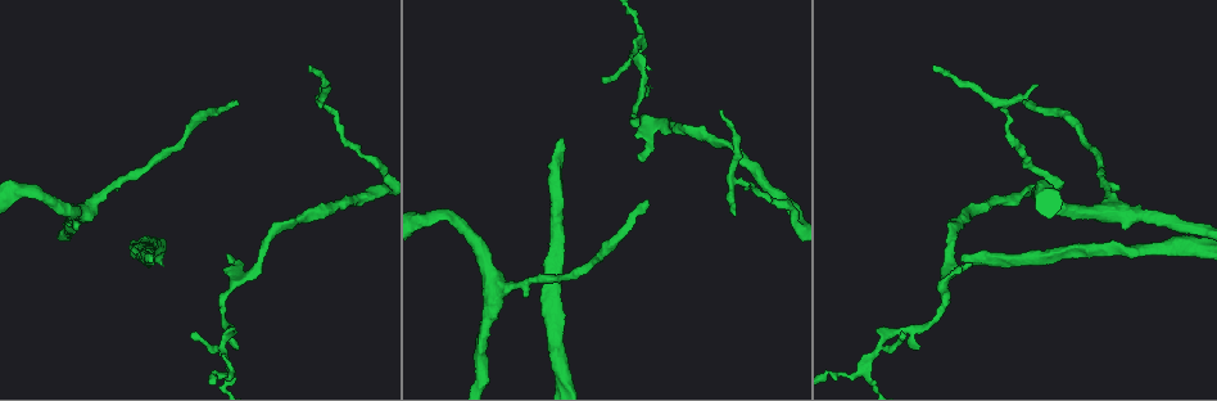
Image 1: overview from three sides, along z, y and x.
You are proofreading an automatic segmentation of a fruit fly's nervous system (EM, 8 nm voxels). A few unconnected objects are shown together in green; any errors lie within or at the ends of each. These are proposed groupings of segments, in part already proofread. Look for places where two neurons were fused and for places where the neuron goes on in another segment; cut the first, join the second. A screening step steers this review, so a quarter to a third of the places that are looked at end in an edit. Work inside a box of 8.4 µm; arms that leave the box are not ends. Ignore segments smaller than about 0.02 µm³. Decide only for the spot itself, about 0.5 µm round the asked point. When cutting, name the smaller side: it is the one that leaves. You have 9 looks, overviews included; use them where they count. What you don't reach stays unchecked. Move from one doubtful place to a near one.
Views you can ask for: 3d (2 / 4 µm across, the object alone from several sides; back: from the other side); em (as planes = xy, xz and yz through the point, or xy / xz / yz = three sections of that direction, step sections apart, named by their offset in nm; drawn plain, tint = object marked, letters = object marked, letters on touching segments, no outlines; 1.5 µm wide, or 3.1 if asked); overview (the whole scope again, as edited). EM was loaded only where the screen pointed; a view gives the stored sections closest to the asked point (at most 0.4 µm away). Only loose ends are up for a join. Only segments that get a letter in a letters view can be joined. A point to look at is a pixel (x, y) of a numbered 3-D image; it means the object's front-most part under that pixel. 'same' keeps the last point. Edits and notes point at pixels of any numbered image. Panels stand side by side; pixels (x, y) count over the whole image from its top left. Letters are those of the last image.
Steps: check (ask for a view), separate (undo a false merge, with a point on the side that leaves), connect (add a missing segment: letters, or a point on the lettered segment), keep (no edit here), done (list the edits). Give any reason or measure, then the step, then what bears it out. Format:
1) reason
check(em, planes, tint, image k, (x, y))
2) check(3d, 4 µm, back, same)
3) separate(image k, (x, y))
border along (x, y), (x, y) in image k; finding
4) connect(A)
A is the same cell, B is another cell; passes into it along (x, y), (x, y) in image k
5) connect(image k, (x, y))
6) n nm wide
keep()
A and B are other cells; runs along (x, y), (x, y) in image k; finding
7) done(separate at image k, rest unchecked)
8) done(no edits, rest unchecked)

long arm stops here
check(em, planes, tint, image 1, (1027, 102))

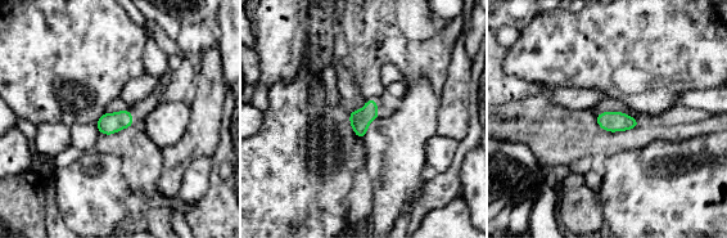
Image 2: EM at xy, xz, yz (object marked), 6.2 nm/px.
what lies round it
check(em, planes, letters, same)

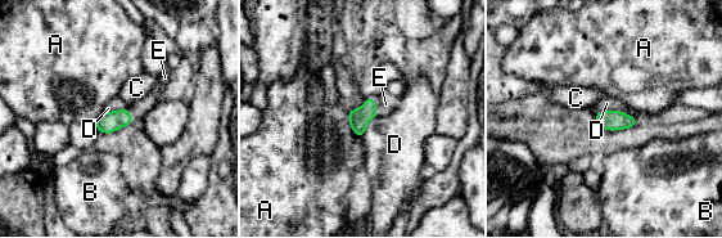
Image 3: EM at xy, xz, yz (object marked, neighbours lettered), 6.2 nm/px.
connect(image 3, (386, 104))
E is the same cell, A, B, C and D are other cells; it goes on there

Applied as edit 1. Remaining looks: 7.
sharp bend
check(3d, 2 µm, image 1, (221, 302))

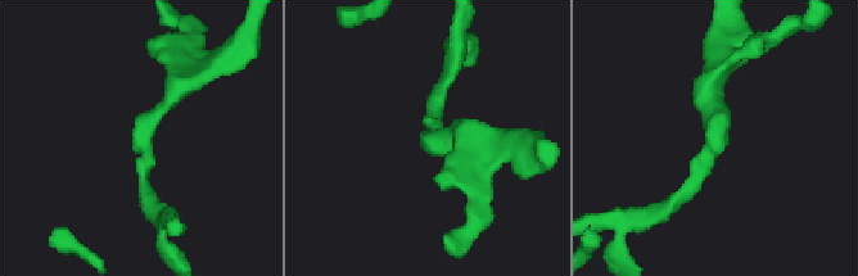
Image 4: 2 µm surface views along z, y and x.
now the EM
check(em, xz, step 8, tint, image 4, (141, 141))

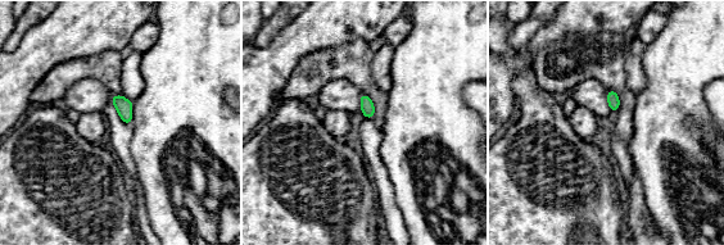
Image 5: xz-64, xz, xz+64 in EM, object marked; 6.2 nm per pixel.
cut it another way
check(em, planes, letters, same)

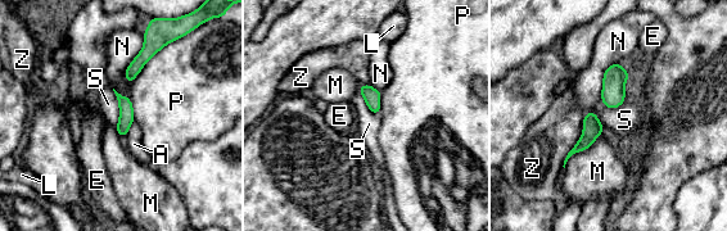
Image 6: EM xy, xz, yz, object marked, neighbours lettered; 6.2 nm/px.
80 nm wide
keep()
A, E, L, M, N, P, S and Z are other cells; border along (144, 35), (125, 72), (130, 84) in image 6; one neuron here

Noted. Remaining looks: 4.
long arm stops here
check(3d, 2 µm, image 1, (963, 254))

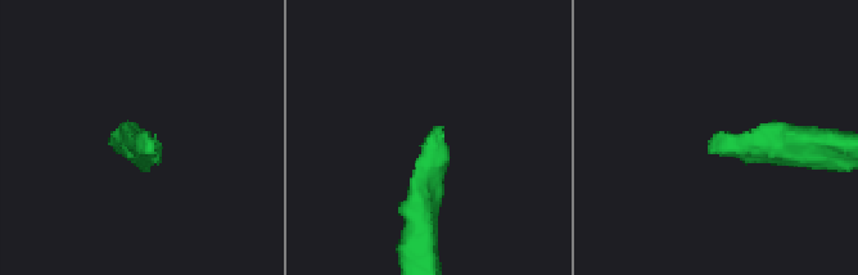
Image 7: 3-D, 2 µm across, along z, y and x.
check(em, planes, letters, image 7, (153, 139))

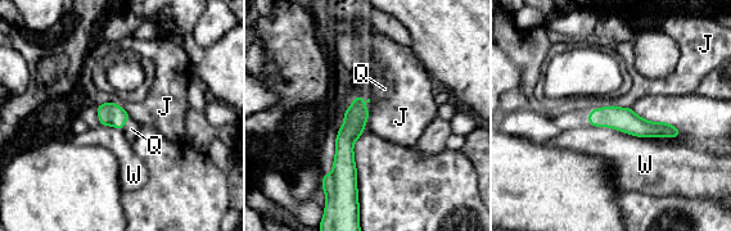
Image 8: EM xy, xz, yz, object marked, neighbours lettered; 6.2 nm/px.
connect(image 8, (131, 128))
Q is the same cell, J and W are other cells; passes into it along (109, 114), (125, 122), (131, 128) in image 8; it goes on there

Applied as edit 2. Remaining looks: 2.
done(connect at image 3, connect at image 8, rest unchecked)

